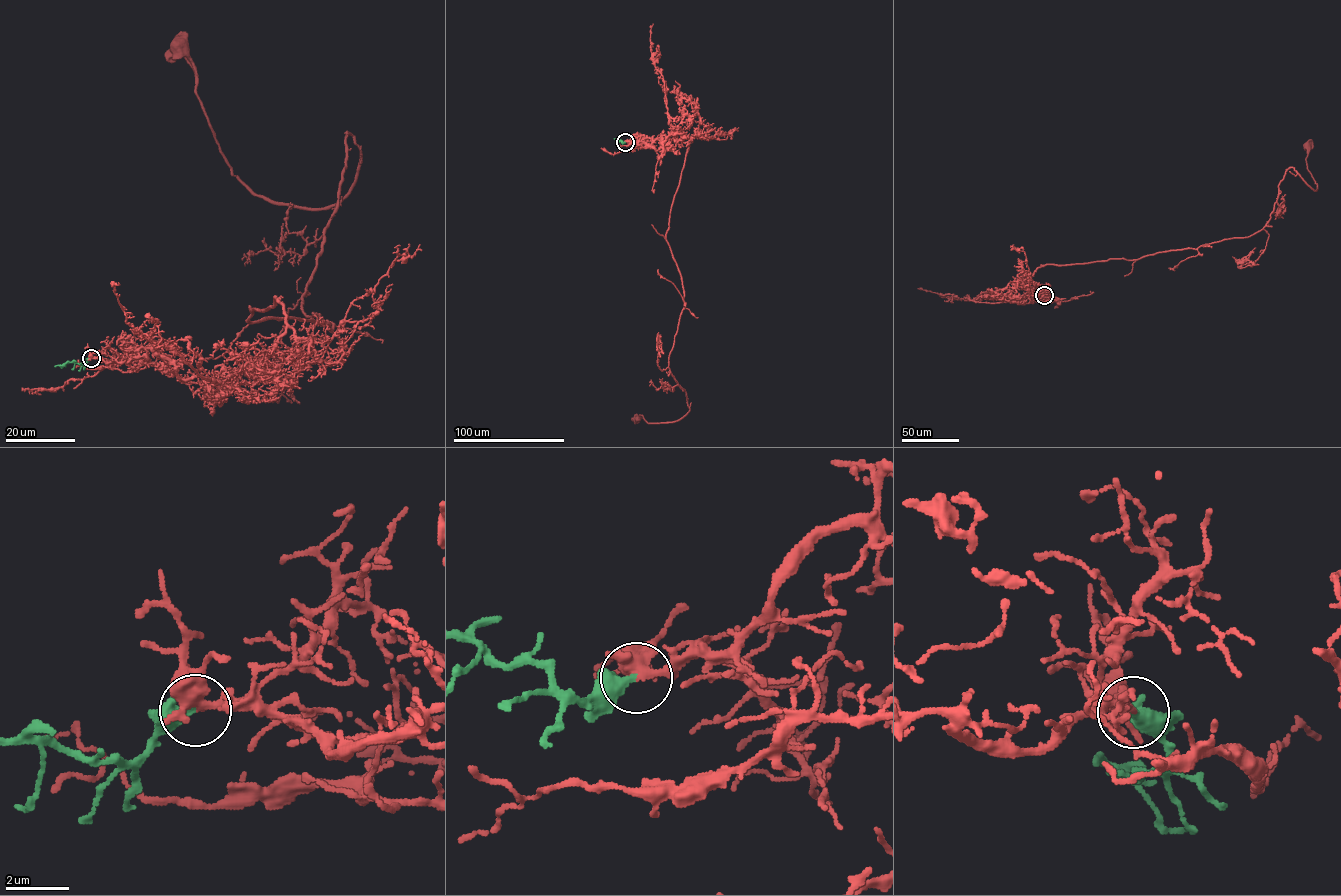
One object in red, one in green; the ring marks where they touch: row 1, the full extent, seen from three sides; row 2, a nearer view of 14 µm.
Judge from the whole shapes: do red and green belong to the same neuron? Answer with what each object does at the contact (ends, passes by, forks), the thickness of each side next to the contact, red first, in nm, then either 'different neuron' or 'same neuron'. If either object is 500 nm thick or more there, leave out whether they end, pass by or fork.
red forks | green ends | 320/440 nm | same neuron

